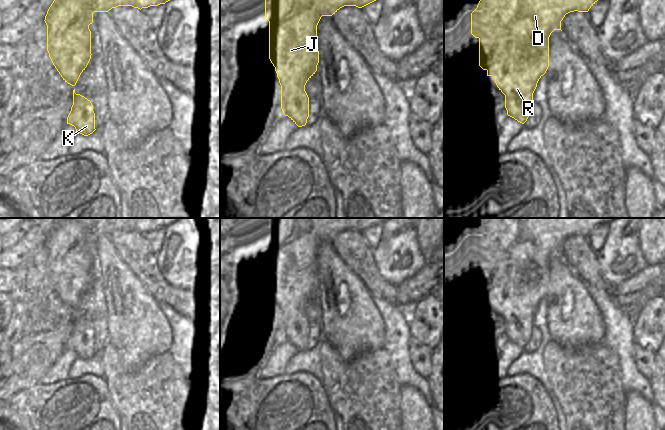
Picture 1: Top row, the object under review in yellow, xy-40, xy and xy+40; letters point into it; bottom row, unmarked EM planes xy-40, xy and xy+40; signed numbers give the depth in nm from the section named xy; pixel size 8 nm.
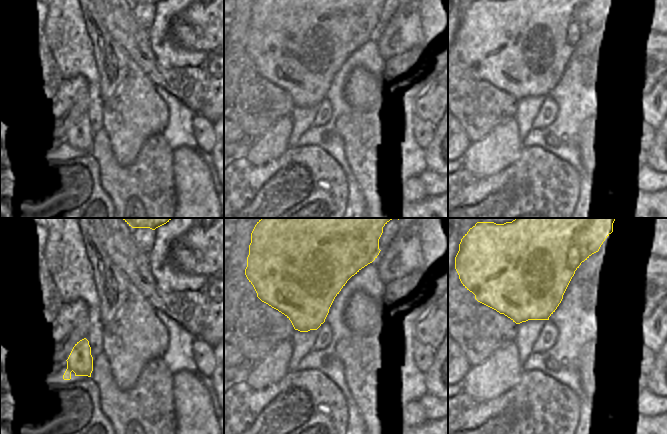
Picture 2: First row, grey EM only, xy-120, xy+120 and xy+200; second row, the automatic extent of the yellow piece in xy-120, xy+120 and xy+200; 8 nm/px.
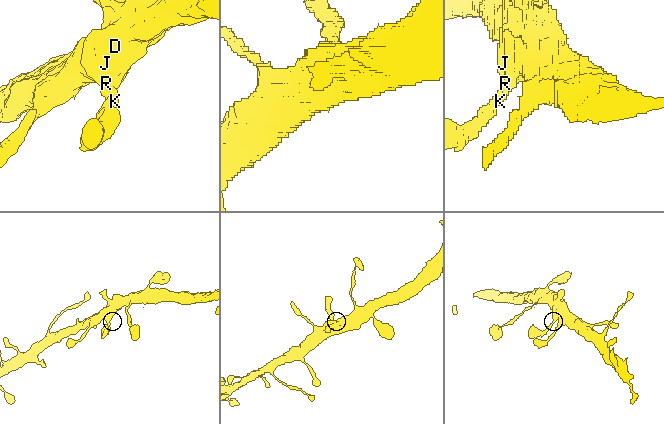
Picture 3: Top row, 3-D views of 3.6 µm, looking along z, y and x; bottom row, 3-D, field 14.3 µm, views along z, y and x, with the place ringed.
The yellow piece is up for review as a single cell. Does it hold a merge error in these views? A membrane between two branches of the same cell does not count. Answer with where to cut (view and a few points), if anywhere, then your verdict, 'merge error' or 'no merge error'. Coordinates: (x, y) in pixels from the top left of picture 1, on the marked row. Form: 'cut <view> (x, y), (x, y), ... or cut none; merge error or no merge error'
cut none; no merge error

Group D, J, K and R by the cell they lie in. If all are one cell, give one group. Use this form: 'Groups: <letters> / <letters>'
Groups: D J K R

